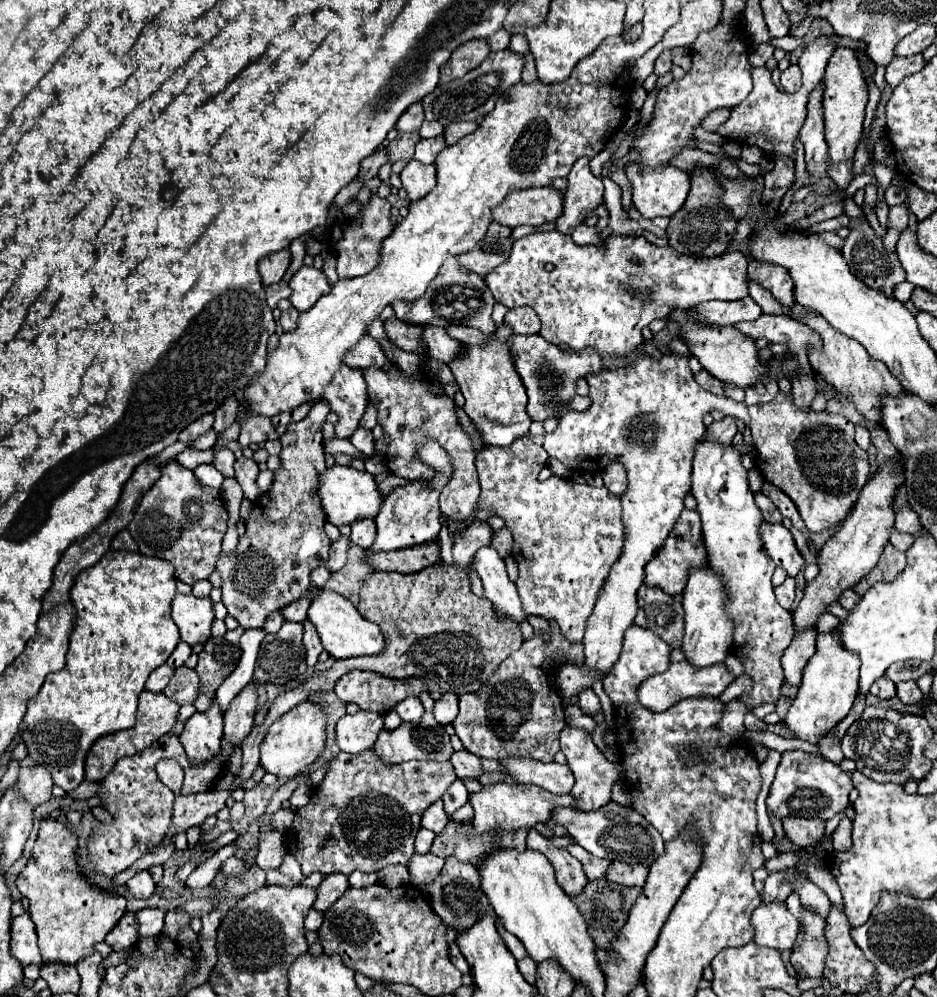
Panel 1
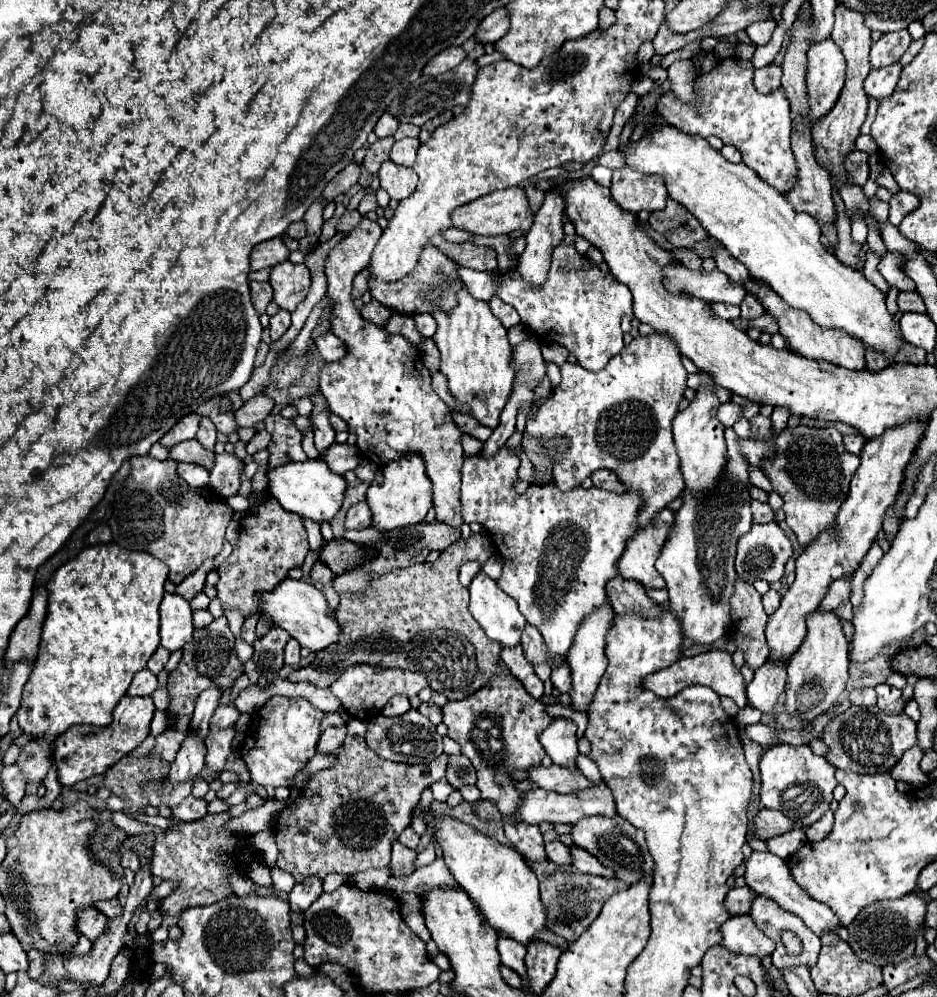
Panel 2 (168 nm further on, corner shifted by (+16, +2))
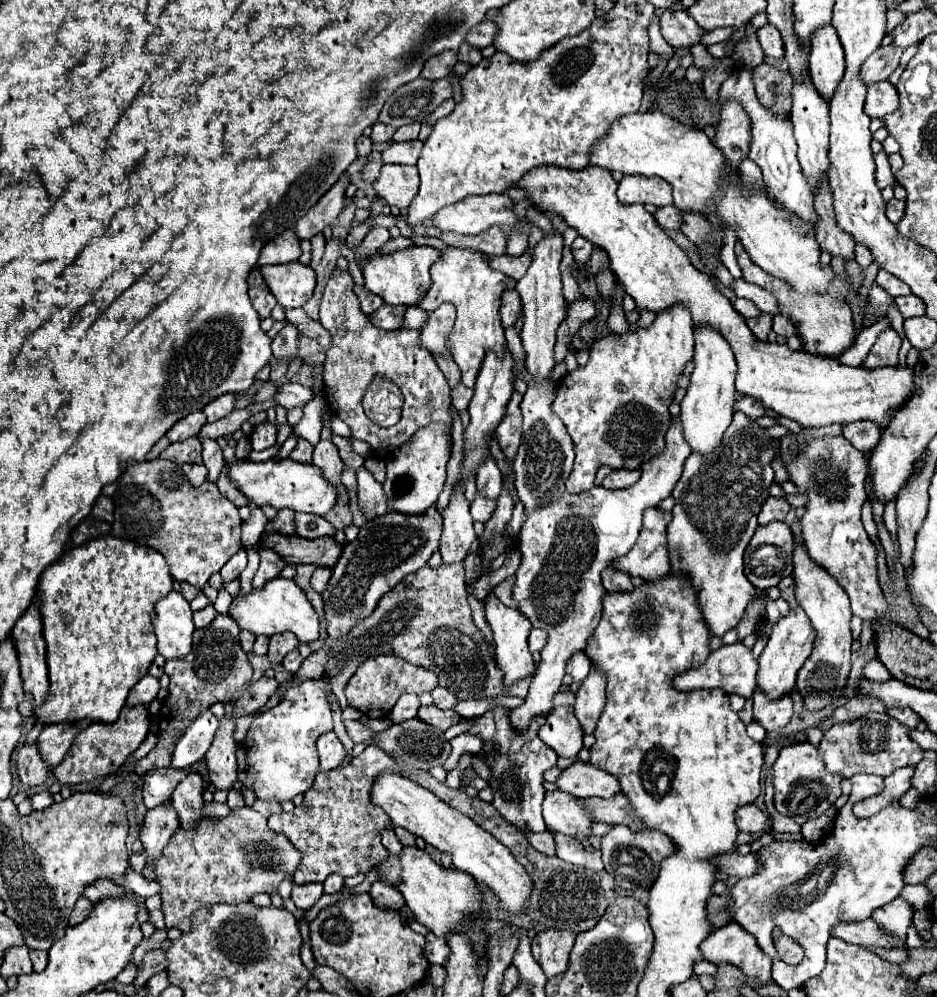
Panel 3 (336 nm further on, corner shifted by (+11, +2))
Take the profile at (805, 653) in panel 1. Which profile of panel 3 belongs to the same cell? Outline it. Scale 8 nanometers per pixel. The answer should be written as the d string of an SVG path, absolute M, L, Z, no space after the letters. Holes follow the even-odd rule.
M761 690L753 694L753 716L767 732L781 730L783 726L787 726L791 714L793 714L793 702L789 696L769 700Z

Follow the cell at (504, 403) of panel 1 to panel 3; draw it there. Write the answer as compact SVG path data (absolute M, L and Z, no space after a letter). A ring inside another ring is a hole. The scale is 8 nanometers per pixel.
M445 246L441 250L439 260L431 266L431 288L427 296L417 304L424 310L433 310L443 302L451 302L457 308L455 328L449 338L449 348L453 360L461 368L461 382L469 388L475 386L475 378L483 364L483 356L487 350L493 350L499 358L505 354L505 330L501 326L499 306L501 292L505 290L505 274L497 272L489 266L489 256L479 250L465 250L455 246Z

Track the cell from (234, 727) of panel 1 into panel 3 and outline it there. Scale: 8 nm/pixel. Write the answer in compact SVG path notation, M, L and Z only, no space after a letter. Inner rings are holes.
M227 704L227 714L225 718L219 720L219 730L205 756L209 780L217 790L231 790L233 784L237 782L237 760L235 760L237 744L233 740L233 730L235 730L233 706Z

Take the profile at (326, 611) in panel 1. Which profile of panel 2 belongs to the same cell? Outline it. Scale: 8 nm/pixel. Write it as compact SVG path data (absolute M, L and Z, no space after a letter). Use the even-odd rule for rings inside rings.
M286 578L278 584L278 588L274 588L272 592L266 592L262 600L264 600L264 606L260 614L268 614L272 622L284 628L292 638L296 638L300 646L312 652L320 652L340 640L340 624L336 622L334 612L328 608L326 596L316 586L306 584L302 580Z

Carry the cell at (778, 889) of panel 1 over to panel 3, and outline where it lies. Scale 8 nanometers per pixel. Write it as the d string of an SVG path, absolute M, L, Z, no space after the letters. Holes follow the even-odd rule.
M711 896L707 902L707 918L711 920L711 928L717 930L725 926L731 916L729 916L729 898L727 896Z

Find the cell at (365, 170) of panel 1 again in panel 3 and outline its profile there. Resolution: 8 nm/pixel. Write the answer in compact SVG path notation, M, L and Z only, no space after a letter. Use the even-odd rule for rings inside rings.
M343 176L337 186L333 186L319 202L317 206L313 206L313 210L309 210L309 214L305 214L305 218L301 218L295 226L295 232L301 240L311 240L313 236L321 234L325 230L325 226L329 226L341 212L343 208L343 194L345 188L349 186L349 180Z

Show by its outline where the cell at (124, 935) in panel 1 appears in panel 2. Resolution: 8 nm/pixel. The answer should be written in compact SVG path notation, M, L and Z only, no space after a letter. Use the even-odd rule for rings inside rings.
M84 908L78 912L78 930L90 942L94 942L100 934L104 934L106 924L108 924L108 918L96 908Z

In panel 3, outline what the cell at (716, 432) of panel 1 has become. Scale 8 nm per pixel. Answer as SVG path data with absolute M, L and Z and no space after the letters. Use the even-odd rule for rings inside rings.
M743 396L741 400L737 400L735 402L735 410L745 412L753 420L757 420L757 418L761 418L765 414L765 408L761 406L761 402L757 402L755 398L749 398L749 396Z

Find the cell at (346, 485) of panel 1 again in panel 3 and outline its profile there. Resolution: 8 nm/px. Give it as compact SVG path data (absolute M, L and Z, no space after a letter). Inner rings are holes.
M271 458L265 462L235 460L227 462L227 474L231 482L257 506L273 506L277 510L289 508L295 512L309 514L327 514L337 502L337 490L325 482L321 470L311 464L299 464L291 458Z

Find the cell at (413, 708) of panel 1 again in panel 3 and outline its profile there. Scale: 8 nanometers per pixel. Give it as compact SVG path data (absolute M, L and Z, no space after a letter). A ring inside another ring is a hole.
M403 694L403 696L397 700L397 704L393 706L393 710L389 712L389 718L391 718L395 724L405 722L405 720L411 720L411 718L415 718L419 706L421 706L421 704L419 704L419 696L415 696L415 694Z

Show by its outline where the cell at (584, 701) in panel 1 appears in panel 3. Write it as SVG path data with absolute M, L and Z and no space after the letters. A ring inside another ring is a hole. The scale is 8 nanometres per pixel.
M583 650L573 654L573 658L569 658L569 662L567 662L567 674L571 674L575 682L583 682L587 678L589 670L591 670L591 660L587 658L587 654Z

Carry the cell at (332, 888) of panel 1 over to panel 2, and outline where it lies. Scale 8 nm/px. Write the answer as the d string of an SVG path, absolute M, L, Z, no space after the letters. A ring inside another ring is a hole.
M306 878L304 882L296 884L290 892L290 908L292 912L304 912L310 904L322 894L322 880L320 878Z

